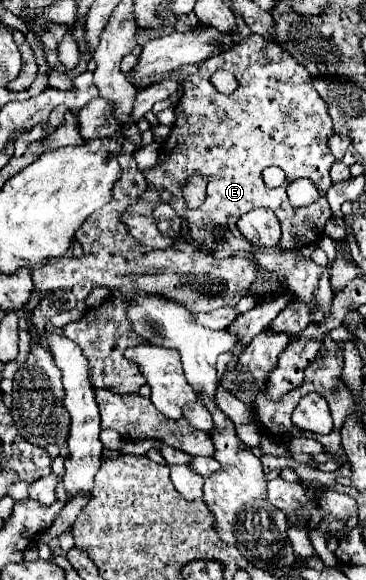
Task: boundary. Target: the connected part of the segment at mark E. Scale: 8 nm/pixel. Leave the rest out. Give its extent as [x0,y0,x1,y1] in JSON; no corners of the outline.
[123,34,335,248]

